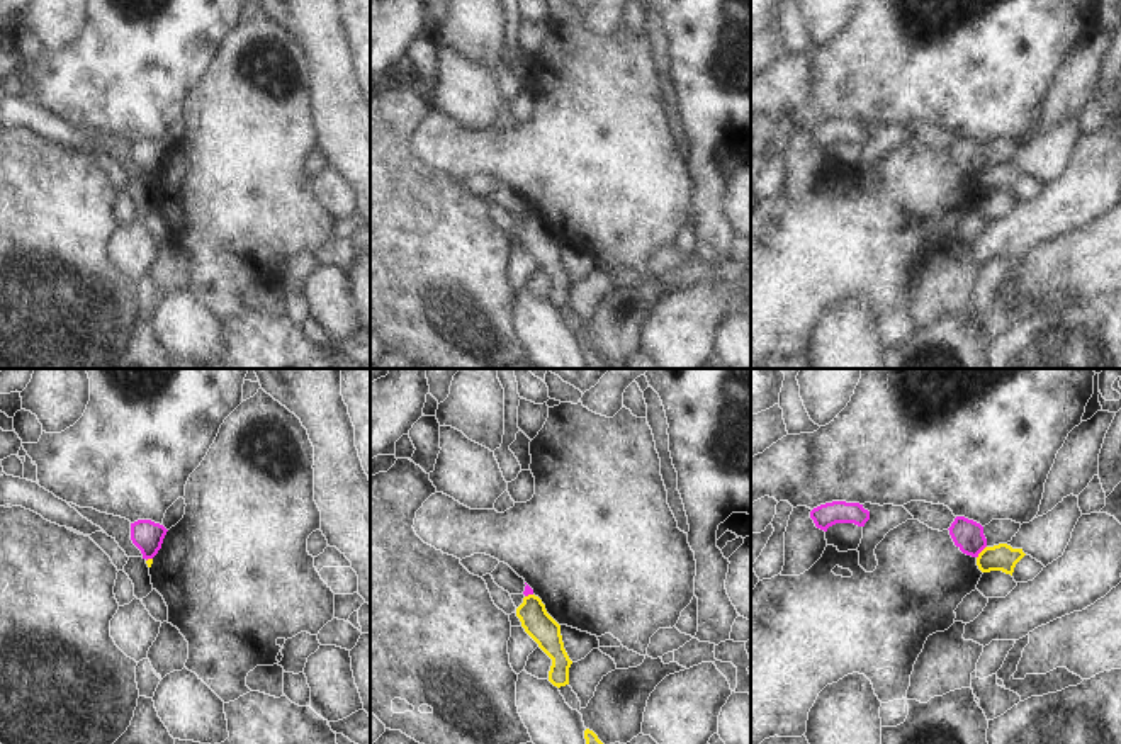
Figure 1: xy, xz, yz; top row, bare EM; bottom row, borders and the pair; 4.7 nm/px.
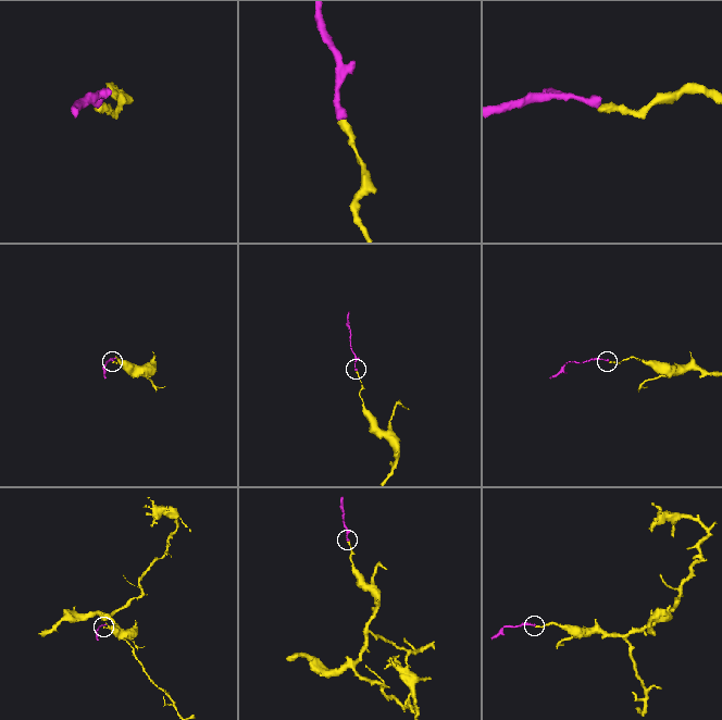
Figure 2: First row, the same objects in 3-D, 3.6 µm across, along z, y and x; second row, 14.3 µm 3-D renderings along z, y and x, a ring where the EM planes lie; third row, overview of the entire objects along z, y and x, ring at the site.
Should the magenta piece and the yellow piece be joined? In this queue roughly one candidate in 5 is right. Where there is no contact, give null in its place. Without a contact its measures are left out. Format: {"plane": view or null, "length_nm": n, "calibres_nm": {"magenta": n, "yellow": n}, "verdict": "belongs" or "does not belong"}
{"plane": "yz", "length_nm": 80, "calibres_nm": {"magenta": 140, "yellow": 130}, "verdict": "does not belong"}

